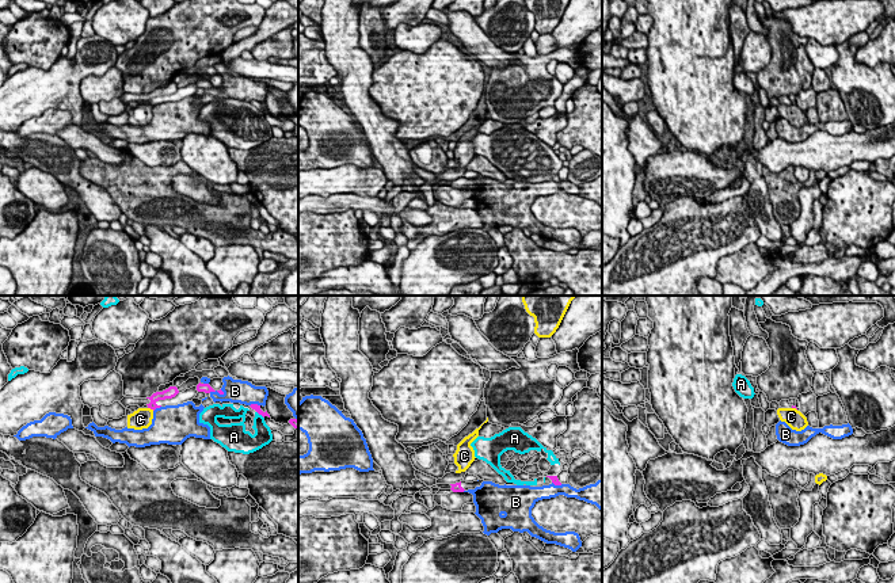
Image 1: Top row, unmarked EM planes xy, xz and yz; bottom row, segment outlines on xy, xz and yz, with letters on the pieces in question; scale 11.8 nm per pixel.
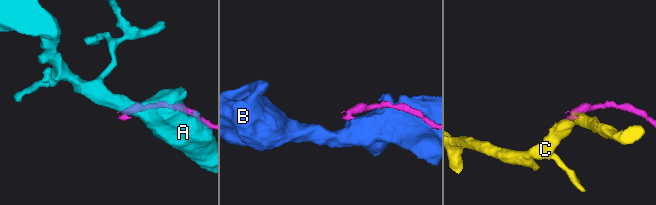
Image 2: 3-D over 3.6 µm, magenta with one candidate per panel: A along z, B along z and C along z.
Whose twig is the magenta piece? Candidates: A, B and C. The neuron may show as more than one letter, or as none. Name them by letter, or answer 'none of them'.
none of them

